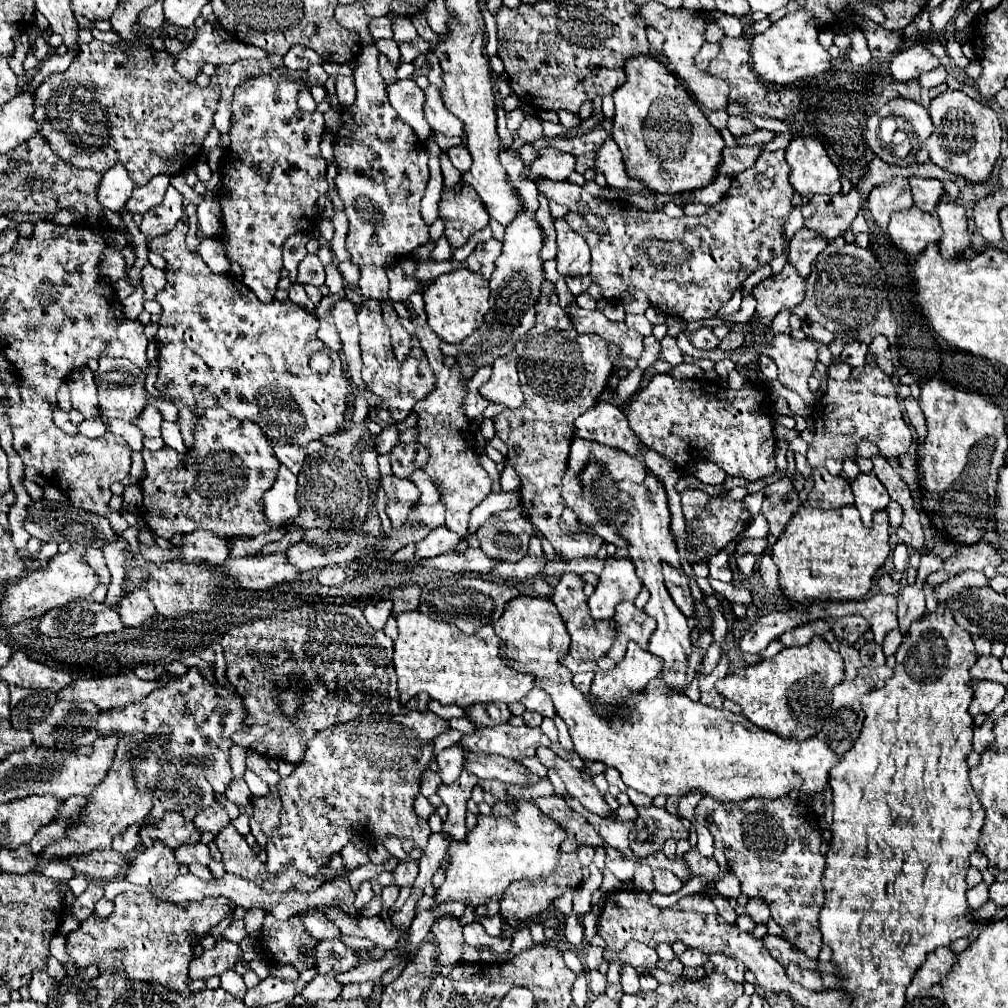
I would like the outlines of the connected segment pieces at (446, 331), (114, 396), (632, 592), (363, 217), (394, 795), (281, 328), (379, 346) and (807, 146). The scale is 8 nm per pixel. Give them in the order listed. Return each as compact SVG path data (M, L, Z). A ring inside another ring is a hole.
M467 268L441 274L423 288L425 314L429 328L447 344L459 344L481 326L483 316L489 310L489 282L481 274L473 274Z
M99 358L99 370L95 372L95 384L97 384L97 394L99 394L99 412L103 420L113 420L121 418L125 422L133 422L137 414L147 404L147 392L143 388L145 382L145 372L141 372L137 366L133 366L129 360L123 358Z
M611 558L601 576L595 592L589 598L591 616L595 620L609 620L615 614L615 606L623 600L635 600L641 590L641 580L633 570L629 558Z
M369 44L363 46L359 54L357 68L353 72L357 100L353 106L341 108L341 122L343 126L337 130L337 138L333 144L333 158L339 166L337 170L337 190L345 204L345 212L349 216L349 234L347 234L347 250L351 252L351 262L357 266L375 264L375 266L393 266L403 256L411 254L415 248L423 246L429 240L429 226L421 220L419 208L421 198L429 180L427 170L427 152L425 144L417 138L411 126L407 126L387 98L387 84L379 74L377 66L379 50Z
M411 710L407 714L397 714L397 716L391 716L391 714L369 714L369 716L361 716L357 720L351 720L351 722L345 722L345 724L337 724L337 726L331 726L327 730L321 730L307 746L307 752L305 752L305 760L301 764L295 766L293 774L285 780L281 780L277 784L277 790L279 790L279 798L281 798L281 812L279 812L279 826L269 834L269 840L265 844L265 852L267 852L267 872L277 872L281 866L293 866L297 870L309 870L309 874L313 874L313 870L321 870L321 866L325 866L325 862L331 858L331 854L339 852L347 840L351 836L365 836L369 840L383 840L385 836L397 836L399 840L413 840L417 844L417 848L425 850L427 846L427 840L429 840L429 824L427 820L421 820L415 810L413 810L413 800L415 796L419 794L419 782L421 782L421 774L429 768L429 762L433 760L433 738L439 736L441 732L447 732L449 726L443 718L435 716L433 712L417 712L417 710Z
M177 222L177 226L171 230L171 233L167 233L153 240L148 240L148 247L151 252L157 252L161 254L165 260L167 260L167 284L165 288L157 294L157 302L163 306L163 314L161 314L161 320L159 320L159 332L155 336L155 342L159 346L159 378L155 382L155 388L159 392L163 392L165 396L171 398L171 402L177 406L179 410L179 418L177 418L177 424L181 428L181 434L183 434L183 440L185 440L185 446L187 450L193 448L193 430L197 426L197 420L201 418L201 414L207 410L207 408L215 408L215 406L221 406L221 408L227 408L227 412L235 418L241 418L241 420L251 420L255 424L259 424L263 428L263 432L267 434L269 440L277 440L279 444L299 444L299 446L307 446L311 440L319 440L321 436L333 436L341 430L343 426L343 414L345 414L345 398L349 394L349 382L345 380L343 376L343 370L341 370L341 358L339 354L333 354L333 352L317 338L317 328L319 328L319 320L303 310L301 306L293 304L291 300L285 300L285 302L279 302L279 300L273 300L273 302L261 302L259 298L255 298L255 294L241 282L237 280L235 276L227 276L227 274L213 274L209 270L209 266L201 260L199 252L191 252L185 244L185 236L187 236L187 224L185 222ZM313 352L326 352L331 354L333 358L333 366L327 374L319 374L315 370L311 370L309 366L309 358Z
M366 300L359 306L359 330L361 330L361 352L363 352L363 380L375 396L381 398L379 406L369 408L369 418L379 423L382 428L387 424L399 424L409 414L417 400L425 398L435 388L435 374L427 362L425 352L421 350L419 342L411 336L411 352L401 362L397 362L393 354L391 334L389 328L383 322L380 302L378 300Z
M795 136L785 152L791 166L791 186L799 194L811 198L815 194L841 192L841 172L817 138Z

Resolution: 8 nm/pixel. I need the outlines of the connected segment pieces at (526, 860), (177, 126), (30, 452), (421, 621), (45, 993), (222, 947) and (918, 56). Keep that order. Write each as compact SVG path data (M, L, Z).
M499 800L489 816L479 816L475 830L467 834L465 842L449 846L451 864L446 870L443 884L436 894L447 894L448 900L465 902L473 906L487 904L489 900L501 900L507 886L515 880L545 878L559 860L559 844L567 838L563 826L543 814L533 800L519 800L515 810Z
M99 40L85 44L83 50L75 56L75 60L71 62L71 66L65 72L47 76L35 94L37 94L37 110L33 116L37 118L37 122L41 122L41 134L45 134L45 138L49 138L49 146L53 146L55 154L61 154L61 158L65 158L67 162L73 162L73 166L77 166L77 168L95 170L99 174L103 174L105 170L109 170L111 166L121 162L137 186L143 186L145 182L149 182L151 178L155 178L157 174L163 174L163 172L167 172L171 176L187 172L195 164L195 160L201 156L201 144L203 144L209 128L213 126L213 114L215 114L215 106L219 102L219 90L215 90L211 86L199 88L197 84L191 84L185 78L181 78L173 68L173 56L169 52L165 52L165 50L157 52L153 46L141 44L133 54L127 54L119 48L119 44L105 44Z
M11 384L7 390L7 418L13 432L13 448L23 458L25 466L33 466L39 474L47 480L47 484L59 488L73 506L81 508L83 512L93 512L109 520L111 528L121 534L129 528L129 522L119 514L113 512L107 502L111 500L111 484L129 476L131 466L131 448L121 436L105 434L97 440L85 438L81 434L69 436L61 432L53 418L51 406L45 398L35 396L23 384Z
M403 612L397 616L397 626L399 638L395 640L393 668L397 672L397 690L401 704L407 704L419 692L427 692L441 704L455 704L463 708L475 702L489 702L489 700L501 700L505 704L511 704L519 702L535 686L535 678L531 674L517 674L513 668L507 668L503 664L503 660L499 658L501 640L495 635L491 624L483 626L475 636L465 636L453 624L431 620L421 612Z
M45 970L33 974L33 982L29 984L29 992L31 992L31 998L39 1004L49 1004L53 1000L53 994L51 990L57 986L59 982L55 978L51 978Z
M219 940L215 944L215 976L221 976L225 970L231 970L239 956L241 956L239 944Z
M915 44L895 54L891 60L891 76L895 82L909 82L923 72L931 72L939 66L939 60L923 46Z

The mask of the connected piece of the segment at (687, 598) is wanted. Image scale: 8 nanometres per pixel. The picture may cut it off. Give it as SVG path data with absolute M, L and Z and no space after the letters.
M663 564L663 576L665 576L665 586L667 586L673 602L687 618L691 618L693 596L691 596L691 586L689 586L689 576L683 570L673 568L669 564Z

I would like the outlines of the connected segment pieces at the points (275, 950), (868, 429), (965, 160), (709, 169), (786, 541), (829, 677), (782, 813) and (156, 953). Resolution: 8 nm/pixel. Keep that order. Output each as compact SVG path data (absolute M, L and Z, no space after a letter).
M269 912L261 928L261 954L271 964L289 964L297 972L313 968L317 964L313 950L321 940L313 938L299 918L287 922L275 920Z
M875 362L853 368L853 374L847 382L829 380L827 394L819 398L813 406L815 438L807 450L807 462L817 468L825 466L833 476L843 472L843 462L857 462L857 442L867 440L877 444L885 458L897 458L905 454L913 442L911 430L903 418L903 408L899 404L897 388Z
M955 90L943 92L937 98L933 98L929 114L935 126L933 138L929 138L927 142L931 162L975 184L987 182L999 158L999 146L1001 146L1001 126L997 114L991 108L983 106L981 102L969 98L965 92Z
M653 56L631 58L631 62L625 66L625 72L627 82L613 92L615 120L611 136L623 154L627 176L645 182L645 186L659 194L683 194L709 186L721 166L721 156L725 148L721 132L713 130L713 126L707 122L705 114L701 112L697 102L693 102L693 98L687 94L683 84Z
M801 506L783 536L773 544L769 556L779 568L779 586L783 594L799 604L809 604L815 600L861 600L871 588L873 574L887 560L889 550L889 518L885 510L873 516L871 528L865 528L855 506L845 506L839 510L813 510L811 506Z
M815 636L809 644L801 648L783 648L775 658L729 674L715 686L719 694L739 704L743 716L755 726L787 740L807 740L821 732L825 710L831 710L831 690L843 680L841 654L831 650L821 636Z
M791 796L775 800L749 798L729 804L703 798L695 808L695 820L709 828L715 838L715 848L725 852L731 872L741 882L741 892L765 900L771 908L771 918L783 928L785 938L797 944L803 954L817 960L821 950L817 914L825 900L821 886L825 858L819 852L821 828L813 808L807 808Z
M119 894L115 900L115 910L109 914L109 918L87 918L83 926L67 936L67 952L71 960L77 964L77 968L87 968L89 964L95 964L99 972L123 972L131 980L155 980L165 988L171 988L179 994L191 994L187 990L187 966L191 962L191 950L197 940L209 934L209 930L221 922L231 910L237 908L235 902L229 898L207 898L201 902L163 902L153 898L151 894Z

